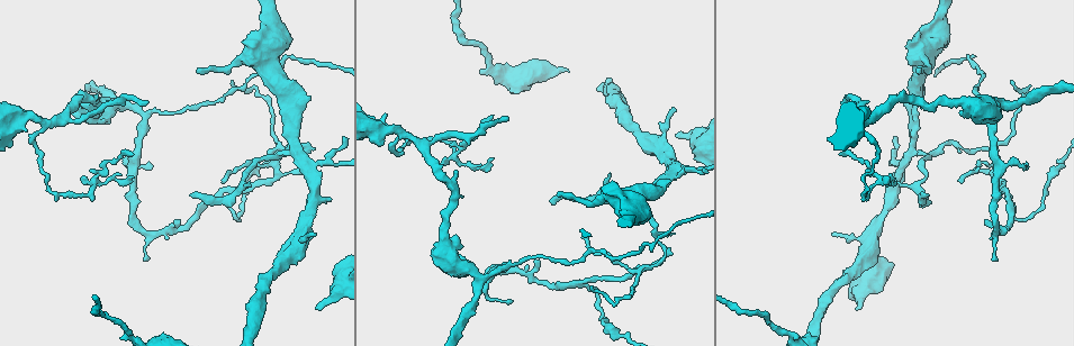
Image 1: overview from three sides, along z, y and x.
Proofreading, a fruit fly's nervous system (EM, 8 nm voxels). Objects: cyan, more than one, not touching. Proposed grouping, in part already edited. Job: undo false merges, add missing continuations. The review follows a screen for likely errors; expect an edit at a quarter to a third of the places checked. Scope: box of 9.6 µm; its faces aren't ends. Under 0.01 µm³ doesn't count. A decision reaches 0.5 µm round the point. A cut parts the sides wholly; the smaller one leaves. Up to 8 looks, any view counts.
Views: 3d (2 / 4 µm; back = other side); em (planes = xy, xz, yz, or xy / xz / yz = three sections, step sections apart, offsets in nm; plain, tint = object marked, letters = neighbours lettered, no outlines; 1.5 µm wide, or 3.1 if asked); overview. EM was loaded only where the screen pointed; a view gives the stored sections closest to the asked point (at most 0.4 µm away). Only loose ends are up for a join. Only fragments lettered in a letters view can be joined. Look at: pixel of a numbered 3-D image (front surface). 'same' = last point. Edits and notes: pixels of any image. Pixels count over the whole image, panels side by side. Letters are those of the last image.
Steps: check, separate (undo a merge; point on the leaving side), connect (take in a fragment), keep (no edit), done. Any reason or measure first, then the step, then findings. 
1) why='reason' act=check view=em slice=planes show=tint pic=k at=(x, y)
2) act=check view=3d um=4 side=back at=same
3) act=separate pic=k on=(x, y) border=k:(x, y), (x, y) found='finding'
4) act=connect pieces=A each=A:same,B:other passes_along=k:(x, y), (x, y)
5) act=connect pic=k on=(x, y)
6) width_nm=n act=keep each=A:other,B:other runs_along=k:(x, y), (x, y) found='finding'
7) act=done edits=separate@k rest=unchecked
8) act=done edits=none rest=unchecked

why='an open end' act=check view=3d um=2 pic=1 at=(678, 132)

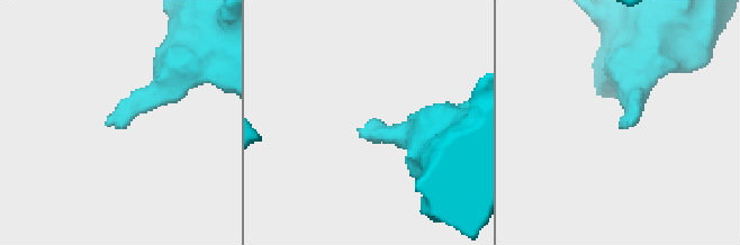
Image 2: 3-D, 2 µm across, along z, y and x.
act=check view=em slice=planes show=letters pic=2 at=(367, 125)

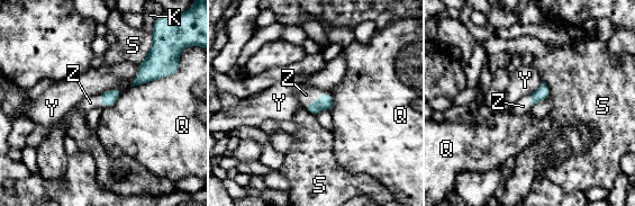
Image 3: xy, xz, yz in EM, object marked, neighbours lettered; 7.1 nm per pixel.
act=connect pieces=Z each=K:other,Q:other,S:other,Y:other,Z:same passes_along=3:(325, 101), (315, 101), (306, 95) found='the neuron continues'

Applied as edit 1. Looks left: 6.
why='narrows sharply' act=check view=em slice=xy step=8 show=tint pic=1 at=(659, 147)

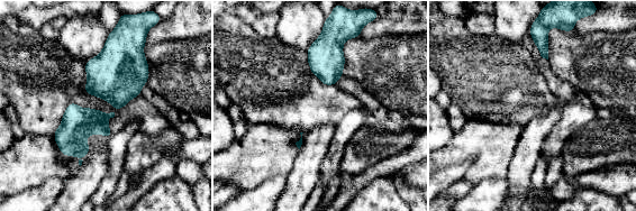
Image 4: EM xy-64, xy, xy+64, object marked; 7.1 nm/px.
why='what lies round it' act=check view=em slice=xy step=8 show=letters at=same

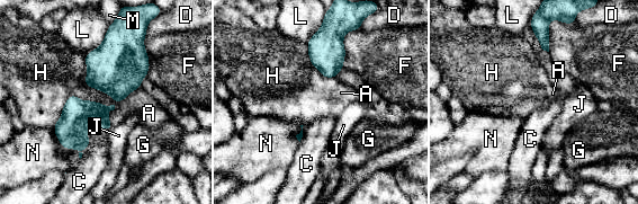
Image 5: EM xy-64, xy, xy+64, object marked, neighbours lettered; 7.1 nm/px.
width_nm=70 act=keep each=A:other,C:other,D:other,F:other,G:other,H:other,J:other,L:other,M:other,N:other border=5:(114, 104), (71, 95), (53, 124) found='one neuron here'

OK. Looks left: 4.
why='three-way junction' act=check view=em slice=planes show=tint pic=1 at=(871, 187)

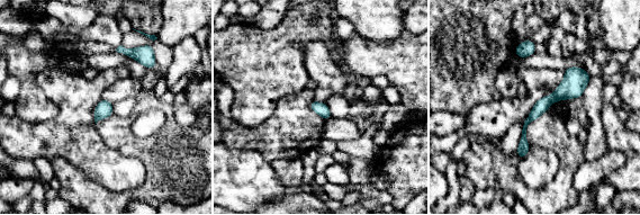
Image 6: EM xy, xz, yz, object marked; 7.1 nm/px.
act=check view=em slice=planes show=letters at=same

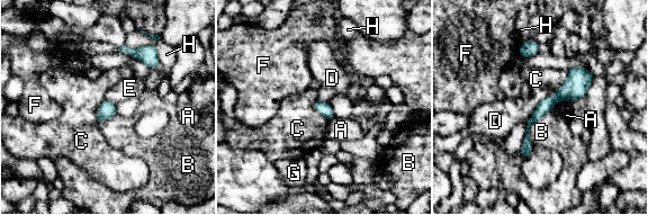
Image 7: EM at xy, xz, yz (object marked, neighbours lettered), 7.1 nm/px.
act=keep each=A:other,B:other,C:other,D:other,E:other,F:other,G:other,H:other runs_along=7:(590, 75), (531, 121), (525, 154) found='continuous, no second neuron'

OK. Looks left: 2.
act=done edits=connect@3 rest=unchecked

